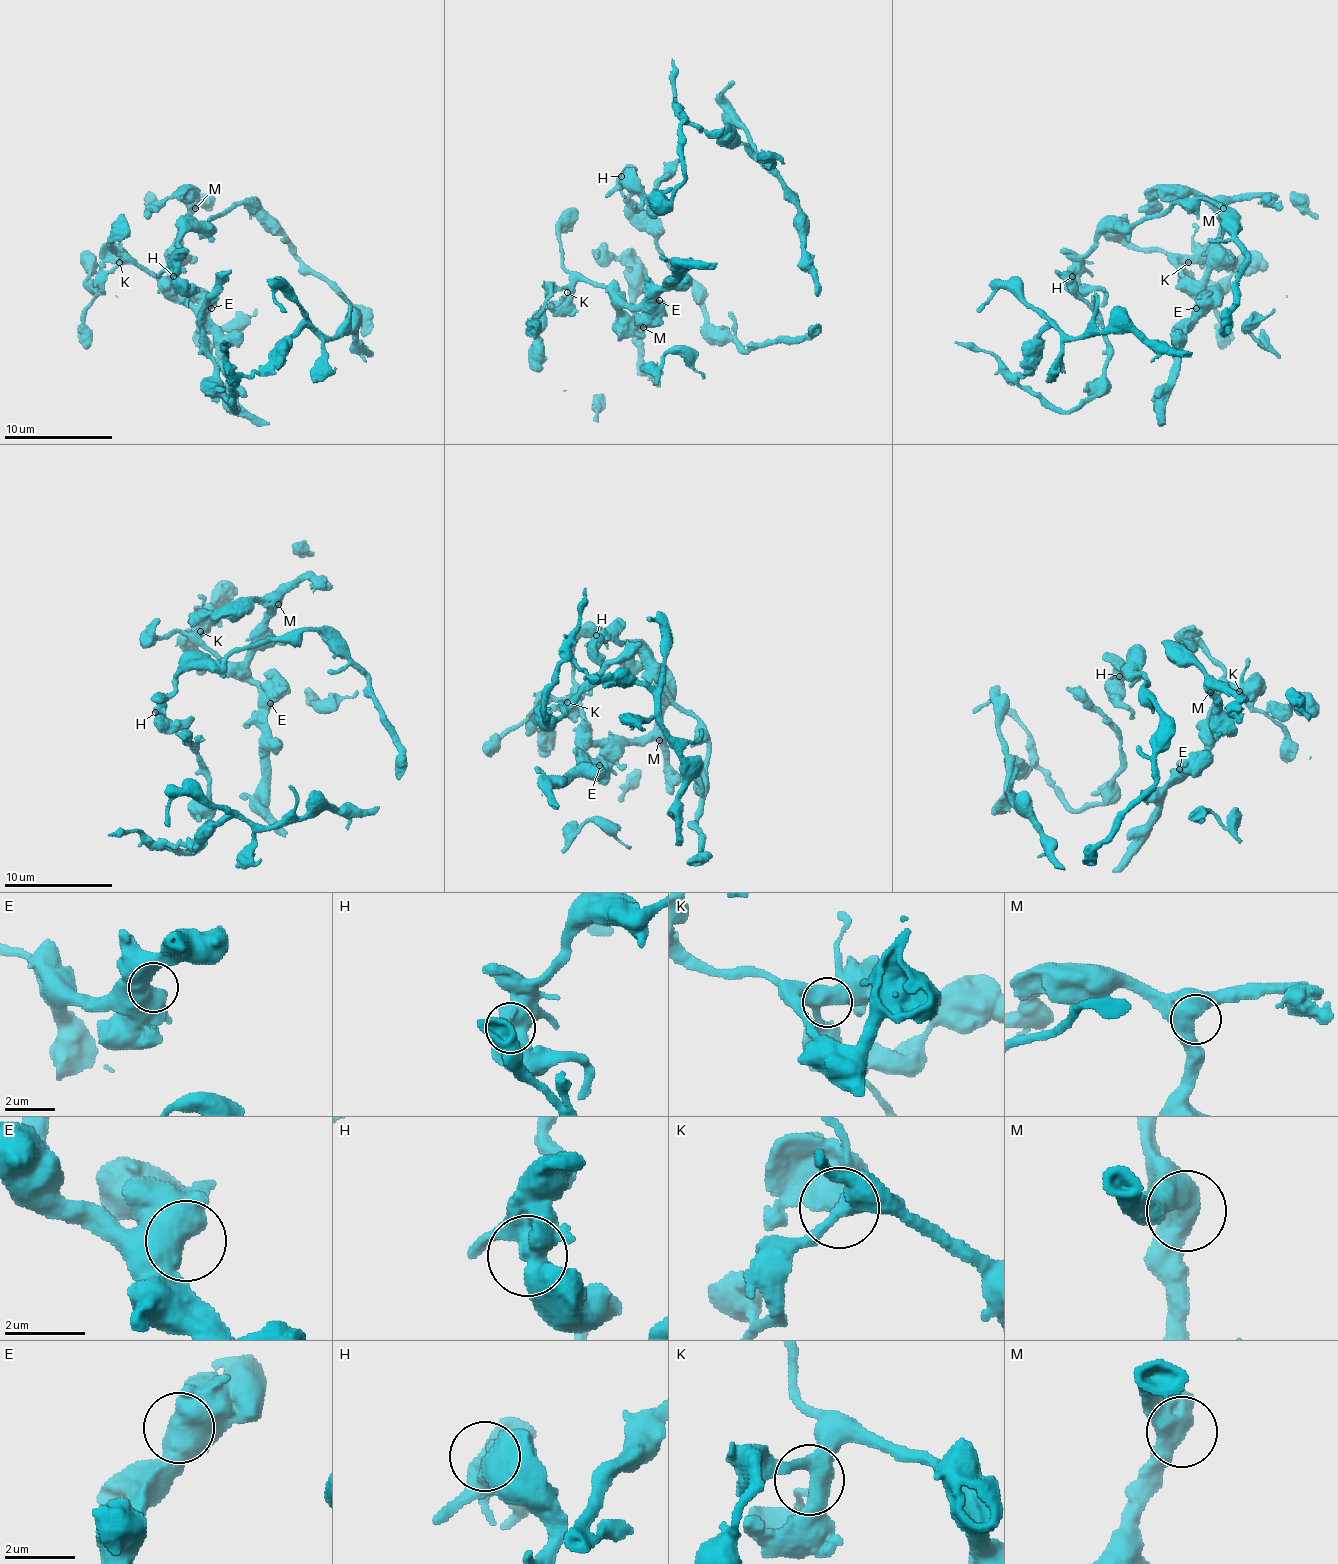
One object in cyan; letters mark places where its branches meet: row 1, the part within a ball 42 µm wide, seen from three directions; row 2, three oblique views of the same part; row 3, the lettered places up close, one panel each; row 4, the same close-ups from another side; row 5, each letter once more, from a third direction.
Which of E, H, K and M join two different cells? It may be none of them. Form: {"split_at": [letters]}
{"split_at": []}

